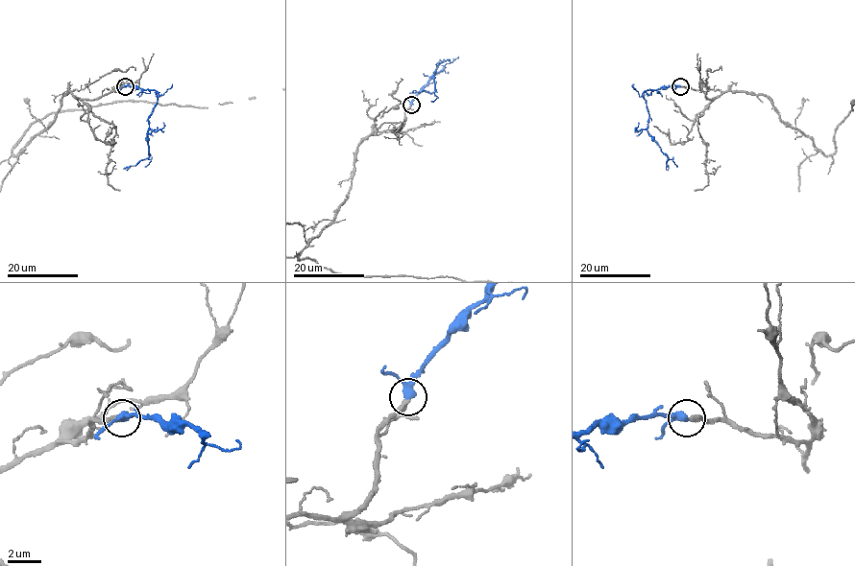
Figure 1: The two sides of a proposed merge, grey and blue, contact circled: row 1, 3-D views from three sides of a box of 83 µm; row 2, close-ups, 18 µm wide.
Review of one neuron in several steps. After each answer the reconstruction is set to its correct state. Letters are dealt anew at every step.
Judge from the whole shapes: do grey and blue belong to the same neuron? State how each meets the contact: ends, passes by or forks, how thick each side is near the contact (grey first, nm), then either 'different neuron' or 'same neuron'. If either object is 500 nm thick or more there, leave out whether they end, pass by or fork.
grey ends | blue passes by | 320/360 nm | same neuron

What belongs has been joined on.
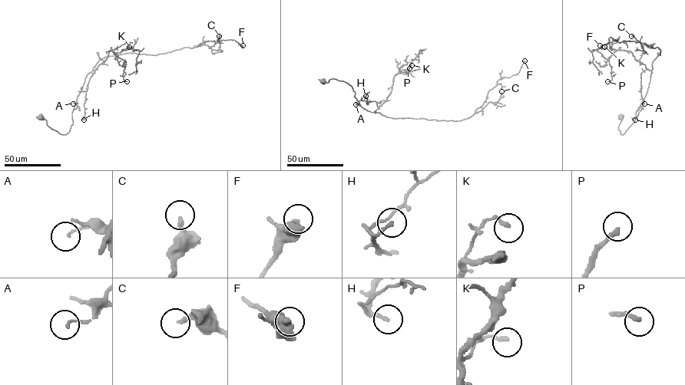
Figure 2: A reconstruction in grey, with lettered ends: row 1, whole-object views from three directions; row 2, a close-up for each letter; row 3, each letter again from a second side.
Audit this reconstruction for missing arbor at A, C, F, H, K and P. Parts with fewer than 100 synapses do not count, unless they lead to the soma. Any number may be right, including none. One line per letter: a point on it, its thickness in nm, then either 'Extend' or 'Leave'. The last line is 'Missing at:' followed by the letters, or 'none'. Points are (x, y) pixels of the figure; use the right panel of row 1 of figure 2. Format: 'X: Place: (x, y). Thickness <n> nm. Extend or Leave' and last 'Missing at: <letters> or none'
A: Place: (644, 103). Thickness 100 nm. Leave
C: Place: (631, 36). Thickness 220 nm. Leave
F: Place: (600, 45). Thickness 360 nm. Leave
H: Place: (635, 120). Thickness 160 nm. Leave
K: Place: (604, 47). Thickness 160 nm. Leave
P: Place: (607, 81). Thickness 200 nm. Leave
Missing at: none

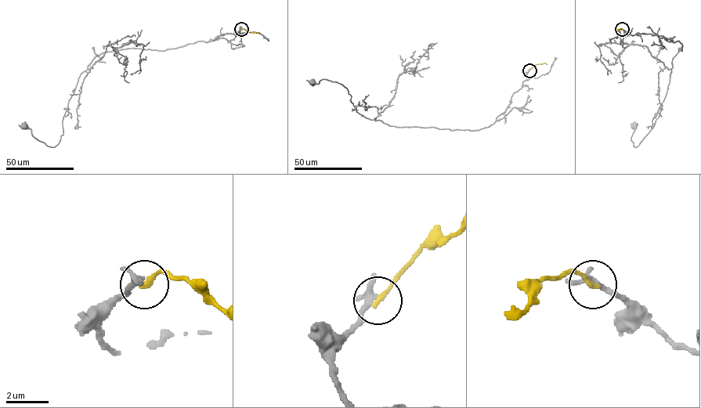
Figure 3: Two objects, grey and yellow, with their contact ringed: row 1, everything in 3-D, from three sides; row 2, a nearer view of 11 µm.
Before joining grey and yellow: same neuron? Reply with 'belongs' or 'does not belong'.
does not belong

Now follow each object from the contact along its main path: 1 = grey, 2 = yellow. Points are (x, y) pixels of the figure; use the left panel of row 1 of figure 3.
1: (241, 29), (240, 34), (223, 34), (164, 51), (102, 52), (78, 78), (56, 145), (37, 140), (24, 125)
2: (241, 29), (259, 34)

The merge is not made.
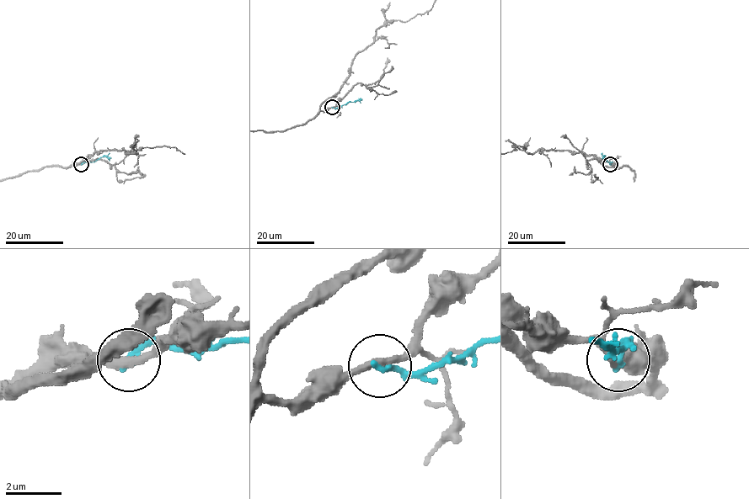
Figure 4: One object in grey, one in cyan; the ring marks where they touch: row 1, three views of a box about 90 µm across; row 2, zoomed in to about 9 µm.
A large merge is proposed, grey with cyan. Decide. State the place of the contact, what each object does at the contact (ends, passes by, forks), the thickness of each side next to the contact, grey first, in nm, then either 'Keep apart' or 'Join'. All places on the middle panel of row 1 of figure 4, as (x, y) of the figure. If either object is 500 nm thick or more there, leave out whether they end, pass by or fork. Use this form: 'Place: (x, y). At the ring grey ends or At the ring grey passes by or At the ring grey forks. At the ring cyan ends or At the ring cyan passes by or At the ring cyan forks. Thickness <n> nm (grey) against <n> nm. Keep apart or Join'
Place: (332, 107). At the ring grey passes by. At the ring cyan ends. Thickness 280 nm (grey) against 260 nm. Keep apart

